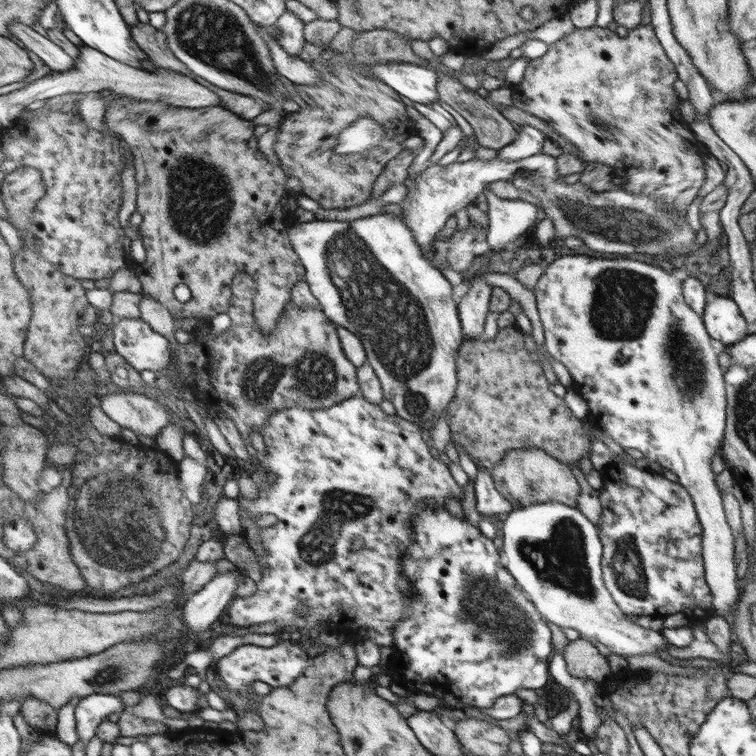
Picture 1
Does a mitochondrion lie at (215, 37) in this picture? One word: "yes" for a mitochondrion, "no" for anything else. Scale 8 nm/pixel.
yes

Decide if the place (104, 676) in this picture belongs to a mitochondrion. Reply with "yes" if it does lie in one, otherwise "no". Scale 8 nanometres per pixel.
yes

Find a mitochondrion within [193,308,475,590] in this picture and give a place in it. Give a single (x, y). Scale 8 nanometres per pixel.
(314, 373)

